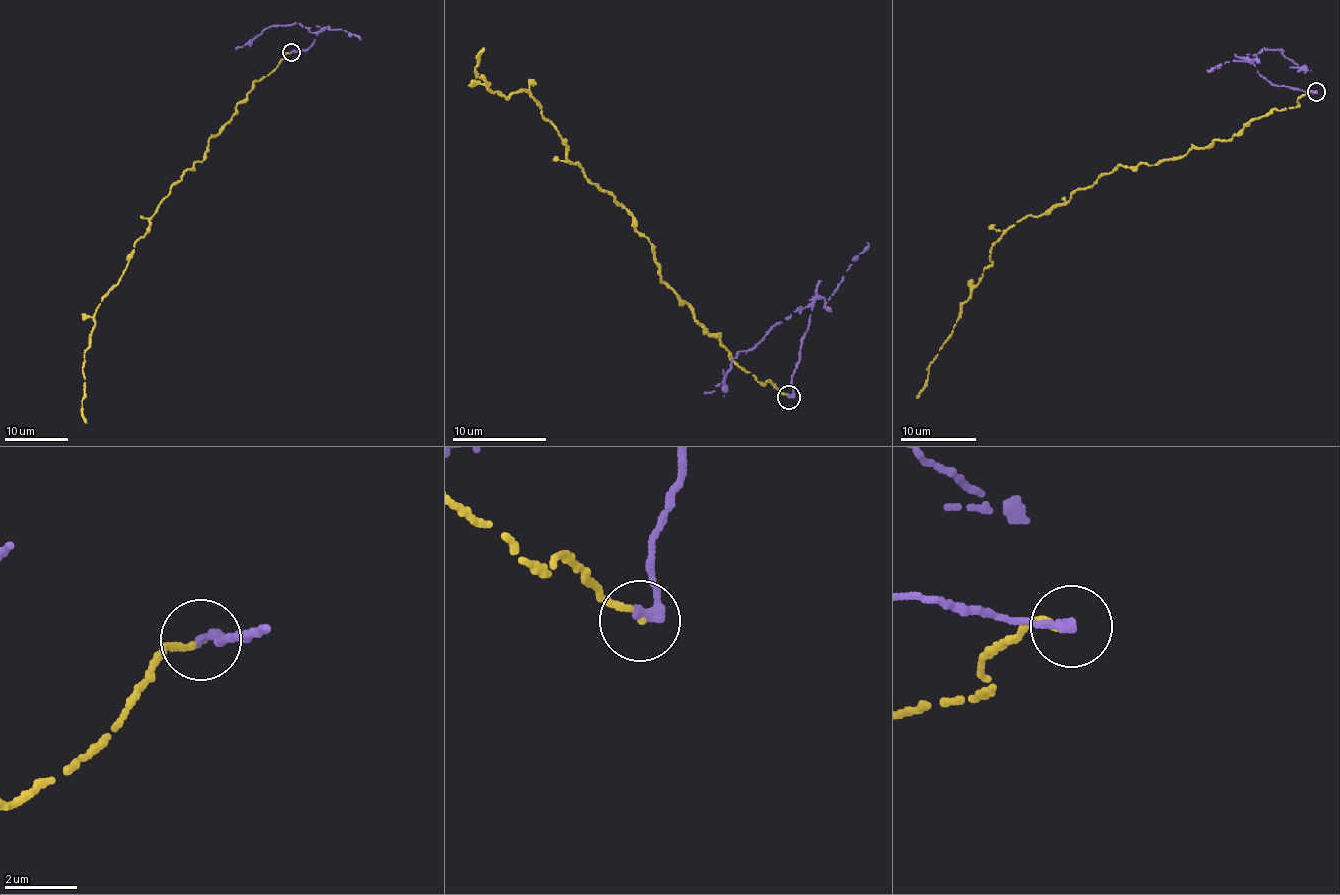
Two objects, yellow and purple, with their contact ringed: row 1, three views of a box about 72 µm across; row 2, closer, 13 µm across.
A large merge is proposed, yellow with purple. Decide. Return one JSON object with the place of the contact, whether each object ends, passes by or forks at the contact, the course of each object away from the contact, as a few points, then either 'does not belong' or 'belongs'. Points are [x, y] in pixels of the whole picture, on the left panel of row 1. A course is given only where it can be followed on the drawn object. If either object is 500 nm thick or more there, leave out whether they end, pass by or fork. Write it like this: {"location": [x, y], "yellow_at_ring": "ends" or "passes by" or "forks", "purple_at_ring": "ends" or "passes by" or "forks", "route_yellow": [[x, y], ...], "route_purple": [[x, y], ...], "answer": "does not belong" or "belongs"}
{"location": [291, 52], "yellow_at_ring": "ends", "purple_at_ring": "ends", "route_yellow": [[292, 51], [256, 80], [208, 142], [203, 161], [171, 186], [106, 294], [84, 355], [85, 422]], "route_purple": [[292, 51], [306, 51], [315, 40], [315, 33], [294, 23], [274, 25], [243, 47], [235, 49]], "answer": "does not belong"}

